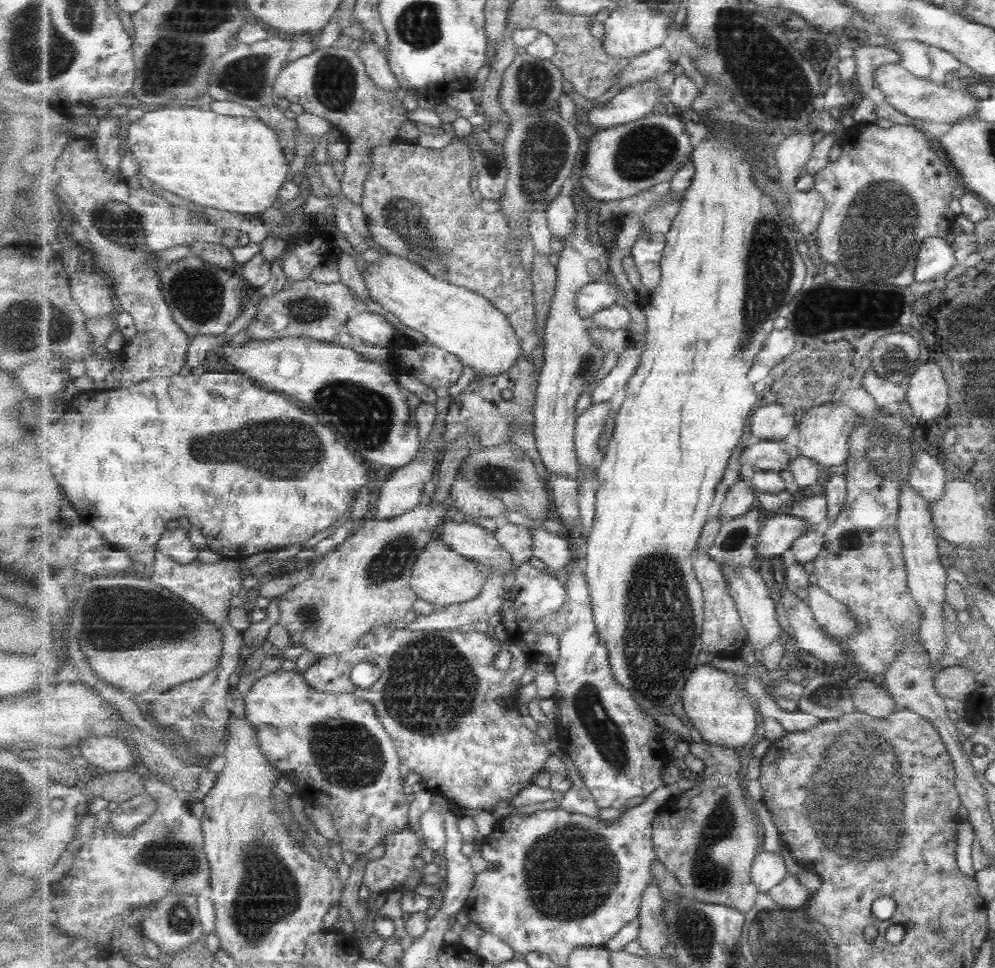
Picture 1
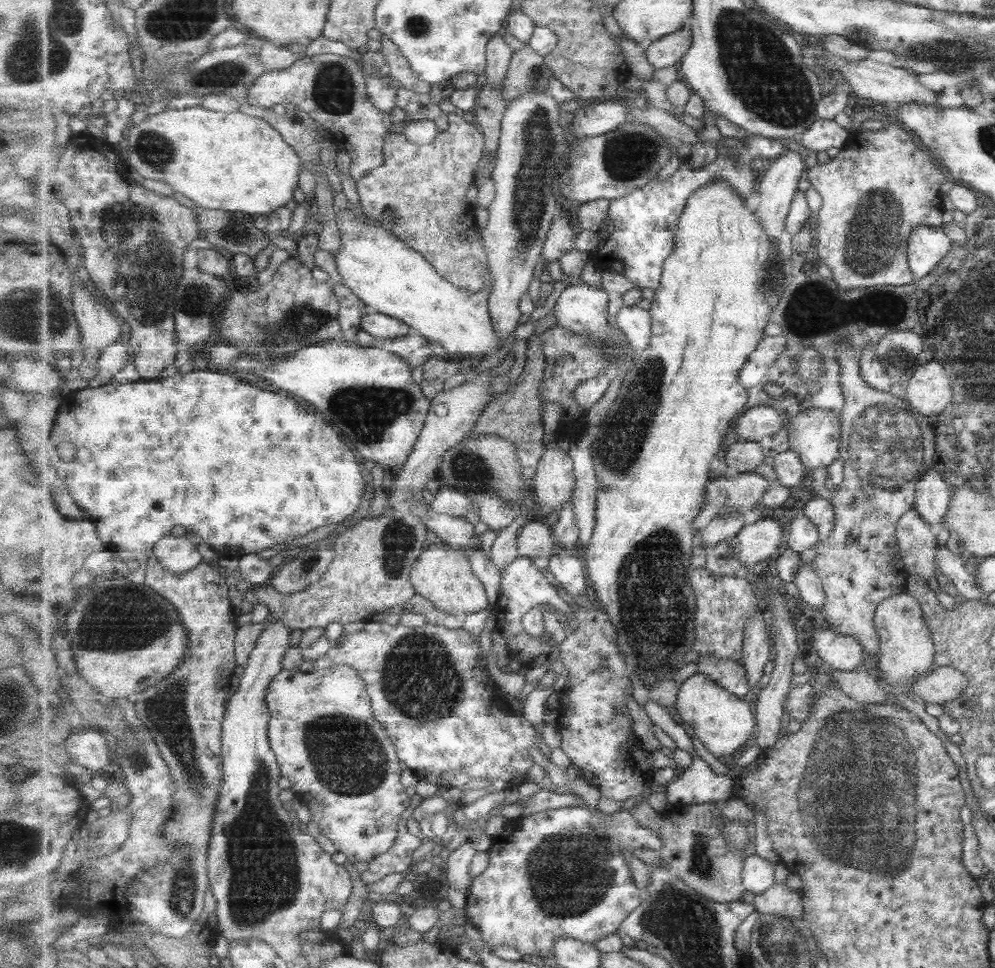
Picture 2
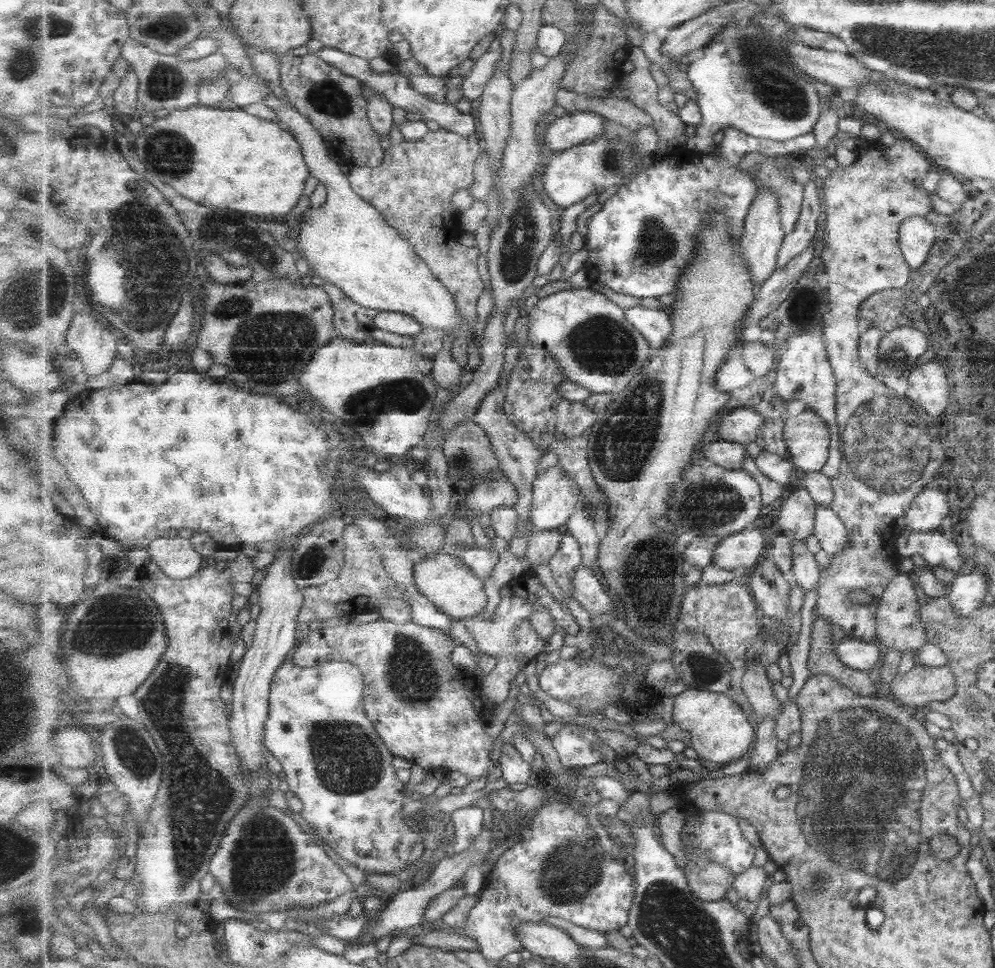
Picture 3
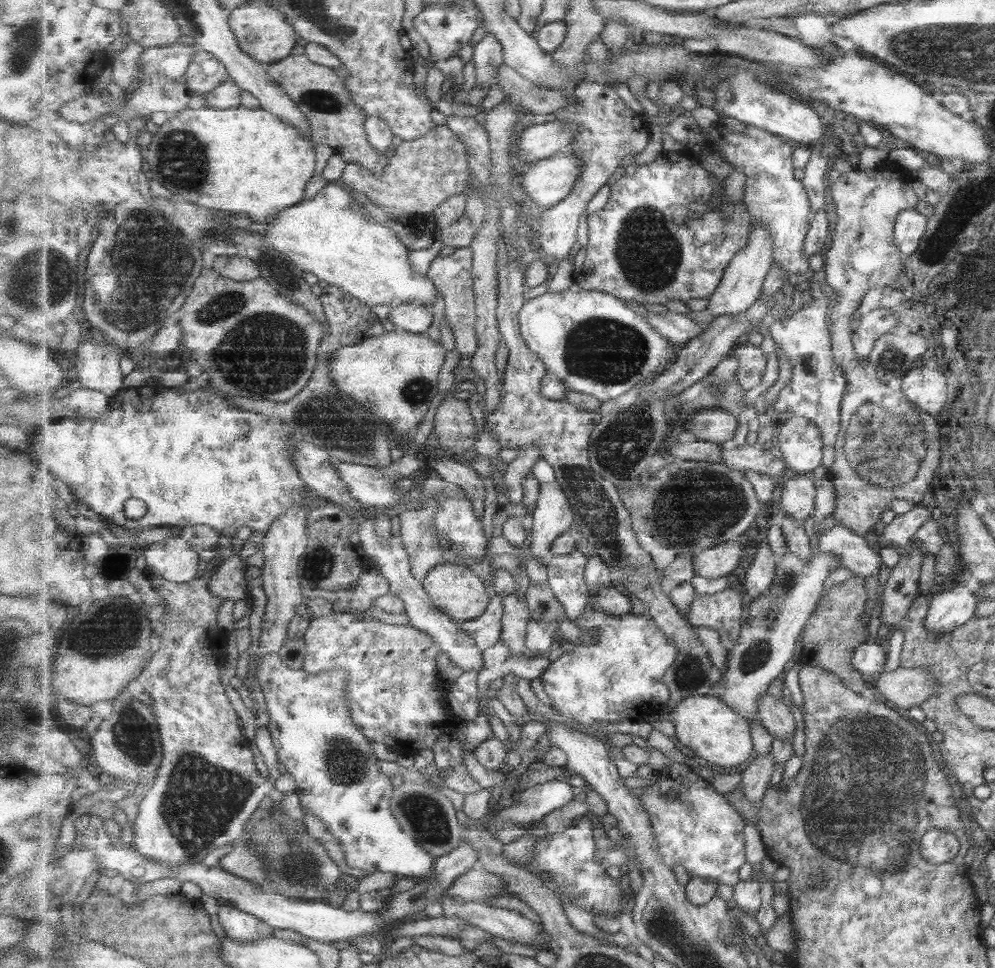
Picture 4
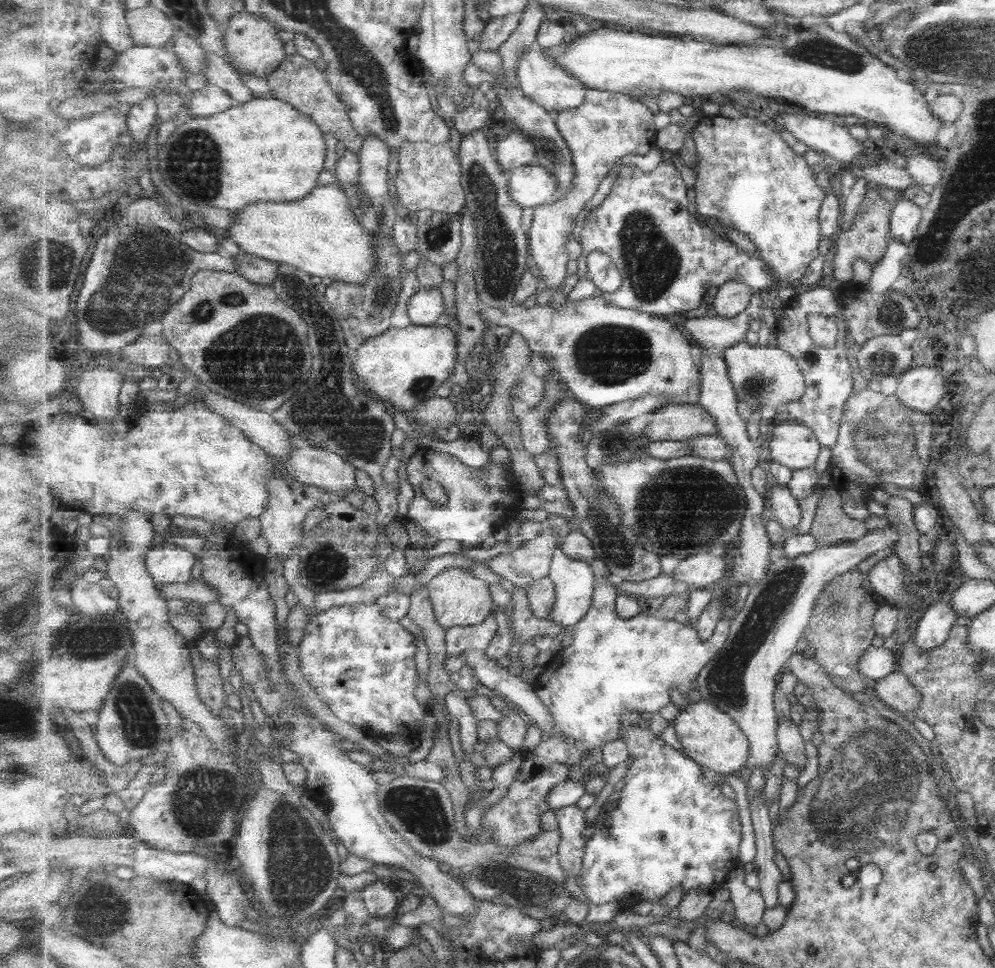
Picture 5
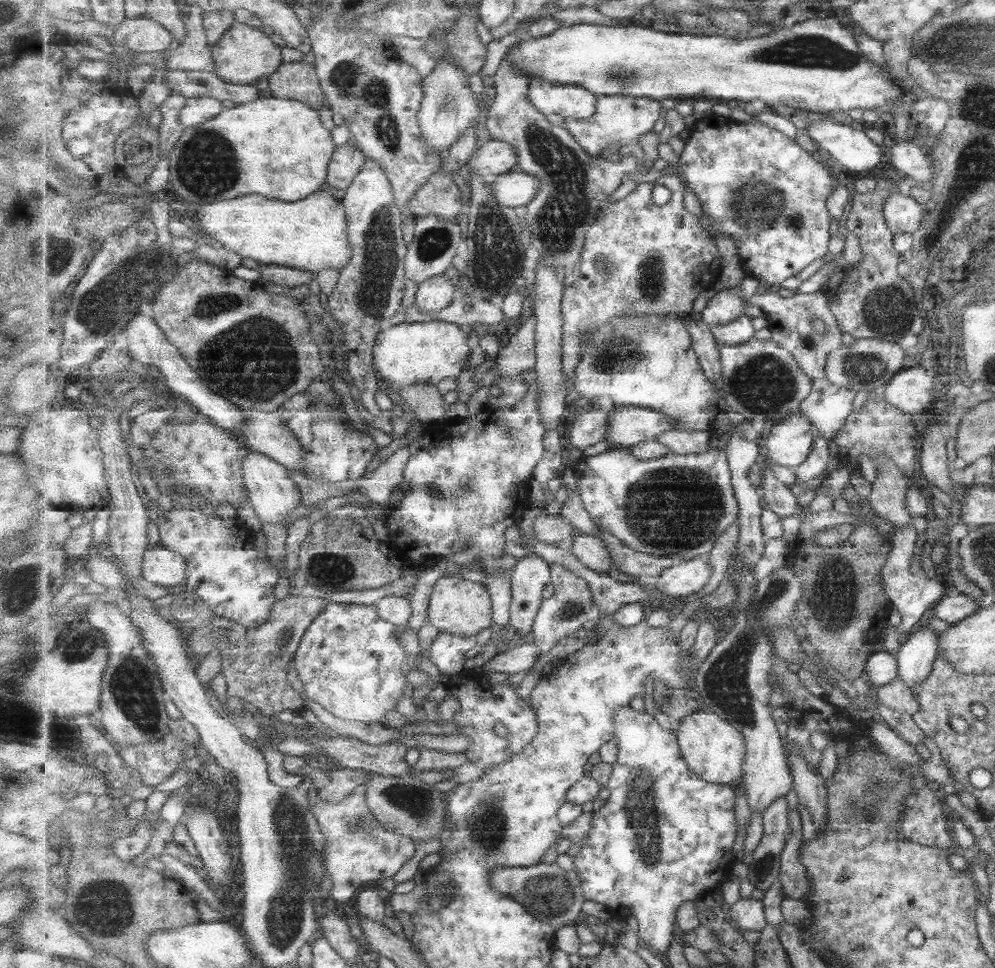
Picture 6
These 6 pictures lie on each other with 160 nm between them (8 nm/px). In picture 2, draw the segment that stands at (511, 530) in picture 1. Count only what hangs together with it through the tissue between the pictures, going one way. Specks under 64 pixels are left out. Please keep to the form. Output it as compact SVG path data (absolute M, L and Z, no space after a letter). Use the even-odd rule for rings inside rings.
M534 519L520 530L517 546L521 556L529 557L543 572L550 571L550 560L556 540L551 526Z

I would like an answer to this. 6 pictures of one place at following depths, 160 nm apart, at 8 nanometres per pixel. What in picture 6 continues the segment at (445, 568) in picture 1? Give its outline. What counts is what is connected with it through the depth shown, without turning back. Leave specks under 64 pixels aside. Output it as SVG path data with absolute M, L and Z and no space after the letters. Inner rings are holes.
M449 571L433 585L427 623L435 626L441 633L477 636L482 630L494 624L492 595L488 591L488 587L479 582L459 578Z

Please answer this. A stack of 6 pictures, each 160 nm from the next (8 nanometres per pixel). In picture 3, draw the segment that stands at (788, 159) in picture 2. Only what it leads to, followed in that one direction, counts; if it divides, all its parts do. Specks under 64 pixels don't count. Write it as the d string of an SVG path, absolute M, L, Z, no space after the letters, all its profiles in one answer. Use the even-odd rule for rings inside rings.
M768 188L759 191L749 211L744 234L739 239L741 240L741 257L749 263L749 271L752 272L757 287L761 288L762 284L768 278L771 278L771 275L777 271L779 266L780 251L786 238L781 220L780 199L776 190Z

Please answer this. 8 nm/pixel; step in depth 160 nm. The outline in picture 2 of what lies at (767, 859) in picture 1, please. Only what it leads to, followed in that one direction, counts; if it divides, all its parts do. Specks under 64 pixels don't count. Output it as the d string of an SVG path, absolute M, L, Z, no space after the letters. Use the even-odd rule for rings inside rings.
M756 855L744 858L744 885L754 895L775 885L775 864Z

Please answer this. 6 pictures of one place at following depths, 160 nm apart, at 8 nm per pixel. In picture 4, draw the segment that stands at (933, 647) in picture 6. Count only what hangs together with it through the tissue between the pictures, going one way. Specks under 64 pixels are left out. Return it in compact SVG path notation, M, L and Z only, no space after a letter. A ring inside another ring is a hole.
M959 583L931 598L927 627L933 634L951 632L973 617L977 598L974 592Z

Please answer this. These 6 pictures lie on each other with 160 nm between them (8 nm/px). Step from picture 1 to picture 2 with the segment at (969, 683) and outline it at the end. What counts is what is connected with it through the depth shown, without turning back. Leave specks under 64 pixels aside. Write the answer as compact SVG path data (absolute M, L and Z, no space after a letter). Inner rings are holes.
M940 666L917 682L914 697L922 699L924 703L941 706L959 698L965 687L966 678L963 674L950 666Z

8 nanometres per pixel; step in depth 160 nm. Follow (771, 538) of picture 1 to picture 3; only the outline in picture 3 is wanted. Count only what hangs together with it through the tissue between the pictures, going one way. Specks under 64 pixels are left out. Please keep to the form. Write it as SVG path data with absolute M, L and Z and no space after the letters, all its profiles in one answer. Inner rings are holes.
M749 526L722 539L714 550L712 562L723 570L735 570L741 566L748 569L761 555L766 555L770 544L761 528Z

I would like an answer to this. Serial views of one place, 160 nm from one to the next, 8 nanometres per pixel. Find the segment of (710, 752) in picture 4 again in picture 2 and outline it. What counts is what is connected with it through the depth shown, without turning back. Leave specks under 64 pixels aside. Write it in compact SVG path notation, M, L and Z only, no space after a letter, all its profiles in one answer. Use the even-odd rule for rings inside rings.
M693 674L678 689L675 703L678 721L688 724L702 745L715 757L727 761L755 732L755 712L743 698L725 690L707 674Z

